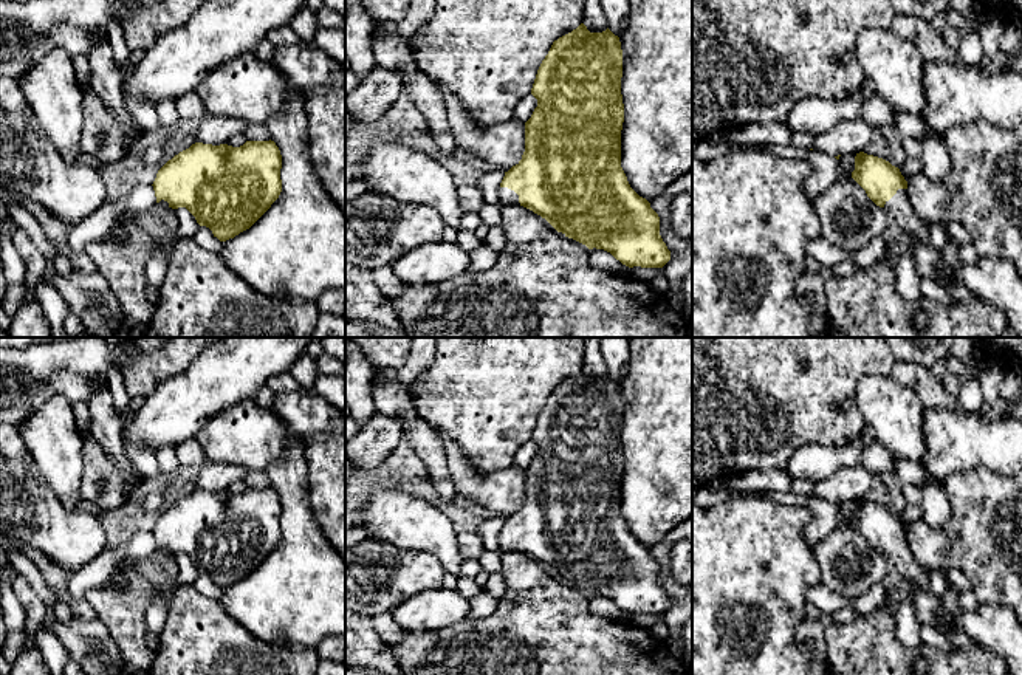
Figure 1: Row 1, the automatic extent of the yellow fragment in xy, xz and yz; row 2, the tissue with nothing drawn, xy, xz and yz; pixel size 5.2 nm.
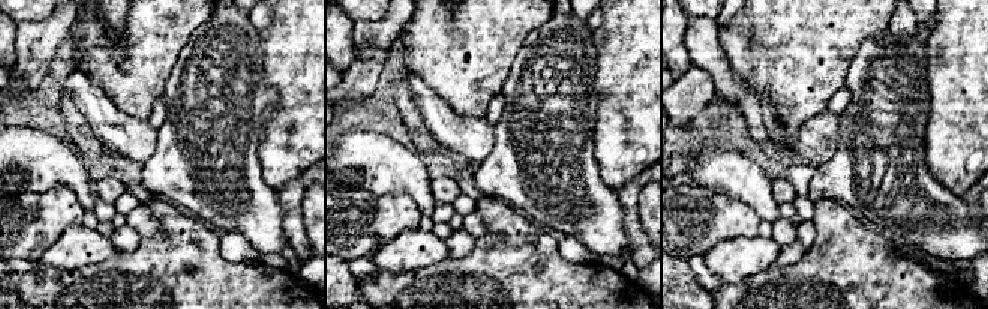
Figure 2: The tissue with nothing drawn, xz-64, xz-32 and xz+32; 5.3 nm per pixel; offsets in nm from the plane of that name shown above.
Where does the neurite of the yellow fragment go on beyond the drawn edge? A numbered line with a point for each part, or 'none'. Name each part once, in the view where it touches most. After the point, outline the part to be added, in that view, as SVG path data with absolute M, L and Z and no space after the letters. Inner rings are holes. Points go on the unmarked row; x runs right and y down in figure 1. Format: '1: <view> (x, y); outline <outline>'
1: xz (508, 544); outline M500 534L499 536L499 543L500 543L500 553L519 553L519 542L508 536L508 534Z

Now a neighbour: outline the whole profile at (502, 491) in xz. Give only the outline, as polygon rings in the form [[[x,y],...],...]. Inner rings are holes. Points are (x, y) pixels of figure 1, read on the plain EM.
[[[441,432],[446,468],[460,497],[469,499],[503,519],[519,511],[525,499],[525,471],[509,466],[489,474],[482,474],[463,454],[460,446]]]

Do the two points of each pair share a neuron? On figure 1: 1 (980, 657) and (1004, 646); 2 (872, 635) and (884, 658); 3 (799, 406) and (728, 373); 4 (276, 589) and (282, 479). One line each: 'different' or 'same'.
1: different
2: same
3: same
4: same

